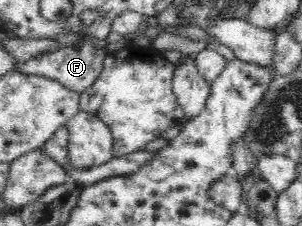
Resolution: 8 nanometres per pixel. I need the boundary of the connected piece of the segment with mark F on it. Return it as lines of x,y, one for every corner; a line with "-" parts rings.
86,41
83,45
76,44
71,45
71,47
61,46
59,49
52,51
52,54
47,52
36,60
23,62
18,67
18,71
55,80
70,91
81,95
89,90
89,87
95,83
97,77
102,72
104,59
107,56
106,53
106,49
100,49
99,47
96,49
91,45
90,41

